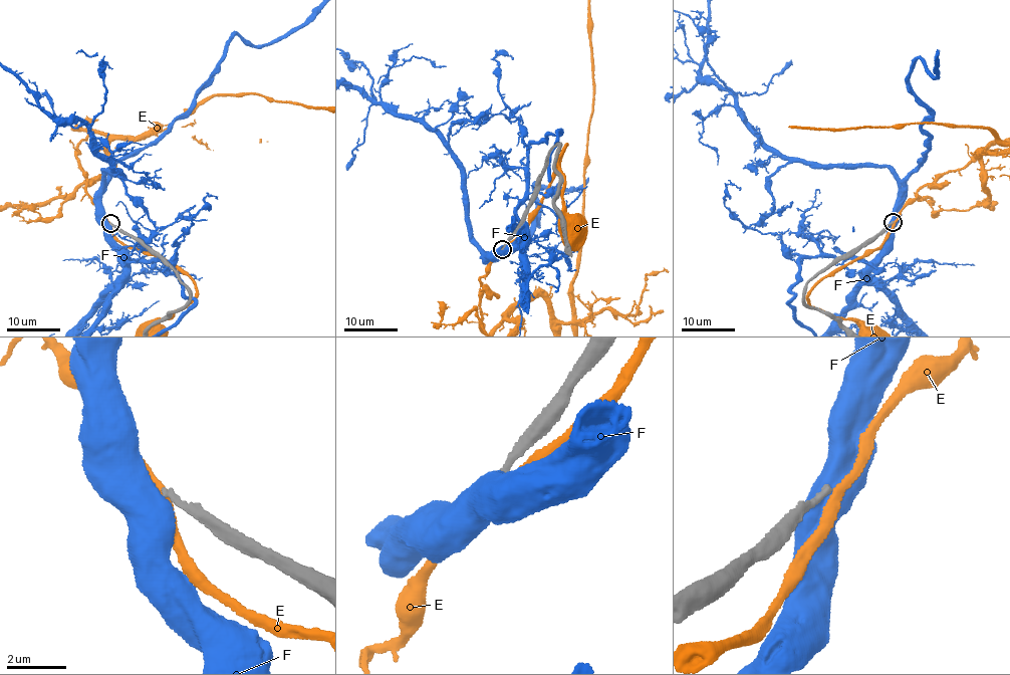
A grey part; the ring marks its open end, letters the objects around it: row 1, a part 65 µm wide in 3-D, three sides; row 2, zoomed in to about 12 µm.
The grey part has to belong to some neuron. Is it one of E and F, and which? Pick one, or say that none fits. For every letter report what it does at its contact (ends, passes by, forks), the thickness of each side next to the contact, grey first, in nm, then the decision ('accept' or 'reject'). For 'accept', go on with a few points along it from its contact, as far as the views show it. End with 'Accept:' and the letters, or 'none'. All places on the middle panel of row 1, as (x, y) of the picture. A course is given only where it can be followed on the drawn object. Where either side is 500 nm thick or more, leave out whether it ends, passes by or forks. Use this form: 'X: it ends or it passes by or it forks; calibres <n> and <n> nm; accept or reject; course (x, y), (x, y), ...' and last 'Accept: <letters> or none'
E: it passes by; calibres 200 and 280 nm; reject
F: calibres 240 and 750 nm; reject
Accept: none

